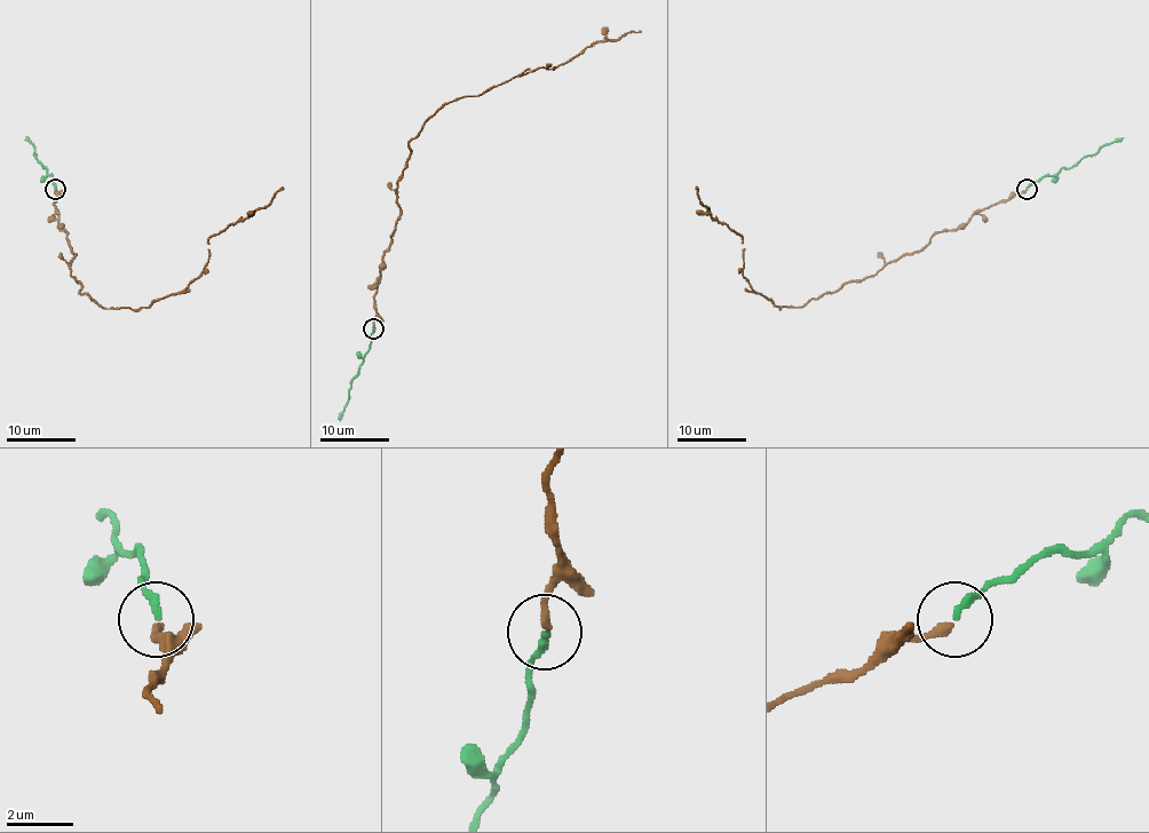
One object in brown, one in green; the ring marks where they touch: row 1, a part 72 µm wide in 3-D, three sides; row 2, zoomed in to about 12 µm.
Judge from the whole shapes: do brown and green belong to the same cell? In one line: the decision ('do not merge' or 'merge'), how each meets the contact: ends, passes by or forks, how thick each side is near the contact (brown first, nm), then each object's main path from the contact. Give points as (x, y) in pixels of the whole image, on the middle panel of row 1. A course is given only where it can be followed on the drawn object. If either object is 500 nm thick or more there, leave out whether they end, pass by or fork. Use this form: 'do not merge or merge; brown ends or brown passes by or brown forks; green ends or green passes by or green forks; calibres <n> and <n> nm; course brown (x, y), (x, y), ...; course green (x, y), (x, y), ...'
merge; brown ends; green ends; calibres 240 and 200 nm; course brown (373, 328), (377, 282), (399, 215), (397, 181), (425, 123), (449, 102), (641, 31); course green (373, 328), (340, 421)

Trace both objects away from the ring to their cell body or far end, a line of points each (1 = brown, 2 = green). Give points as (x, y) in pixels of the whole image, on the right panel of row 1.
1: (1027, 190), (935, 232), (874, 274), (778, 309), (754, 292), (743, 271), (742, 237), (711, 217), (696, 187)
2: (1027, 190), (1044, 176), (1053, 176), (1062, 167), (1074, 167), (1084, 157), (1124, 139)

